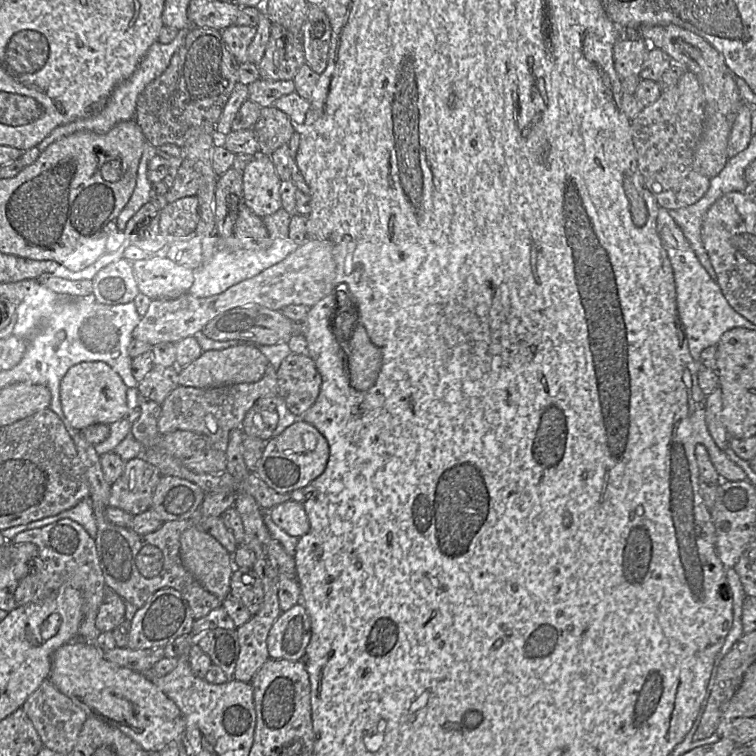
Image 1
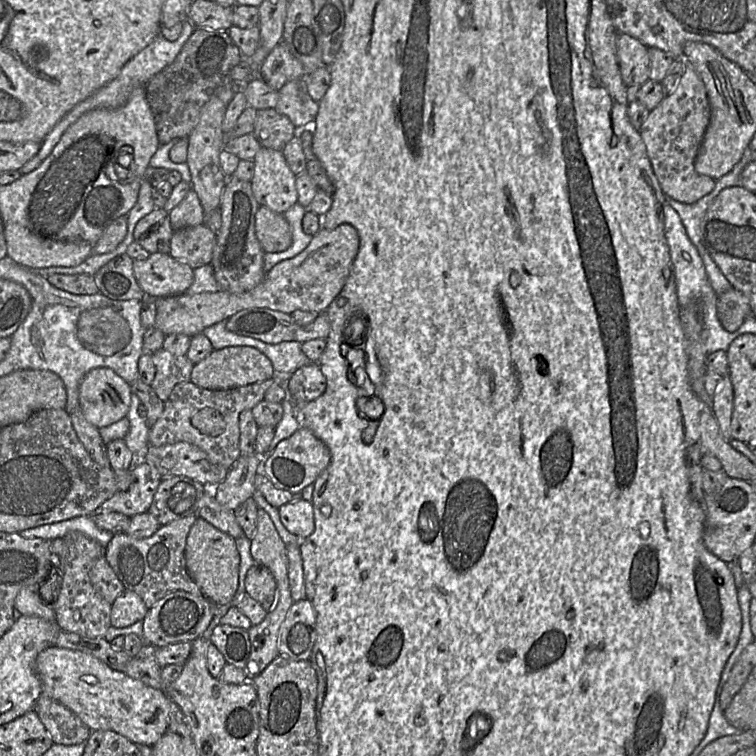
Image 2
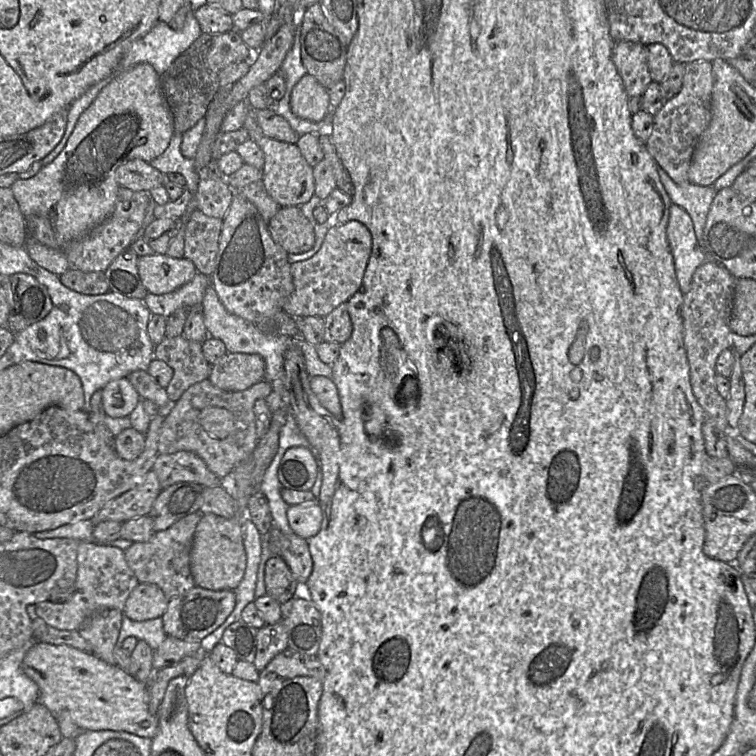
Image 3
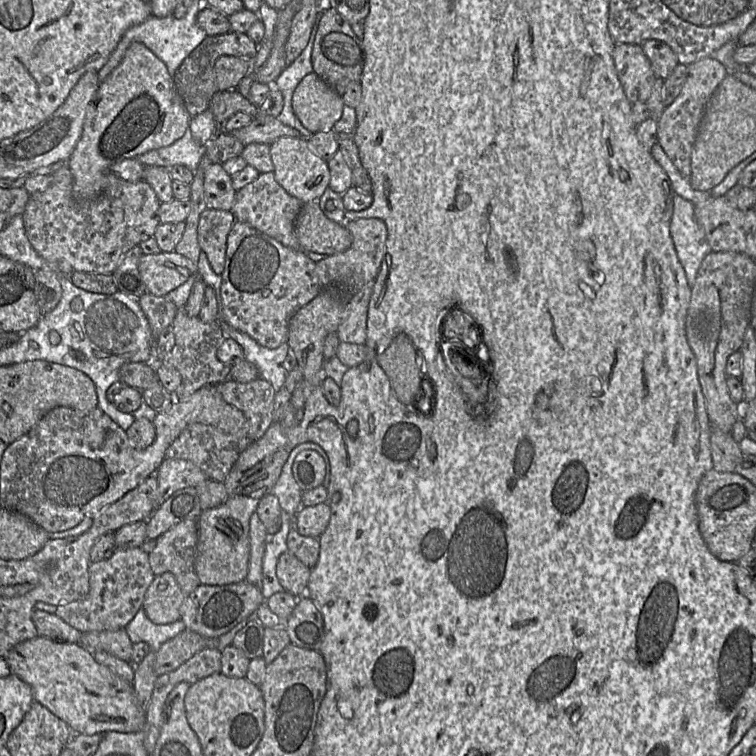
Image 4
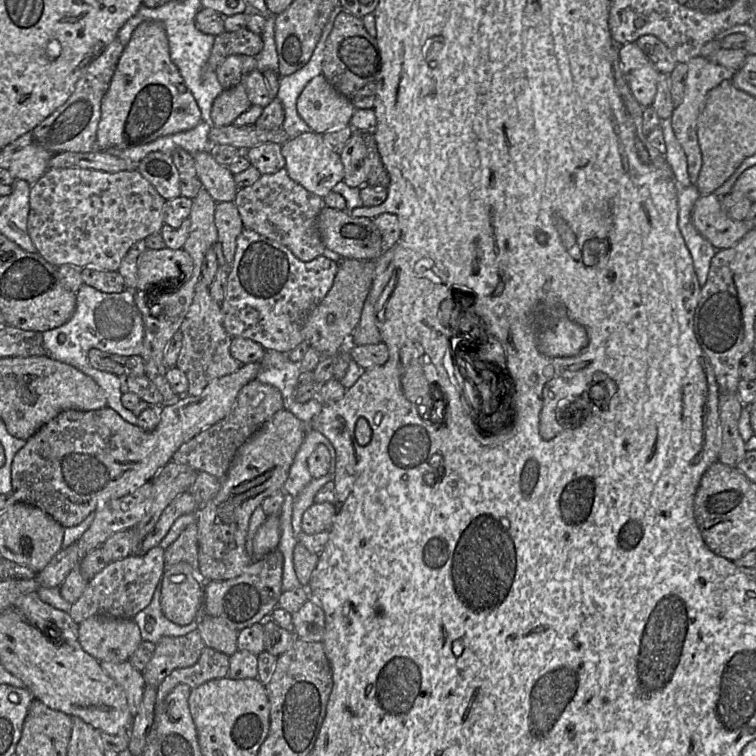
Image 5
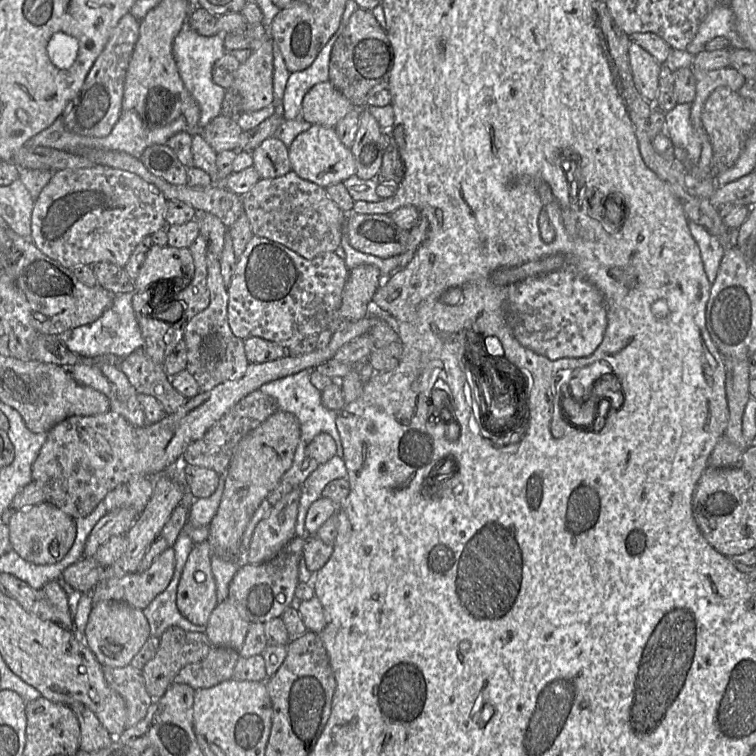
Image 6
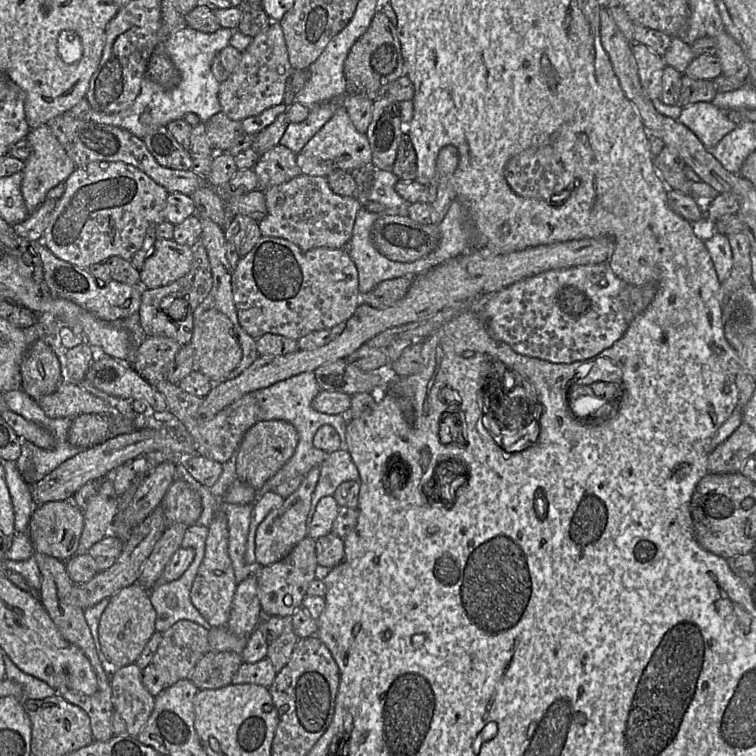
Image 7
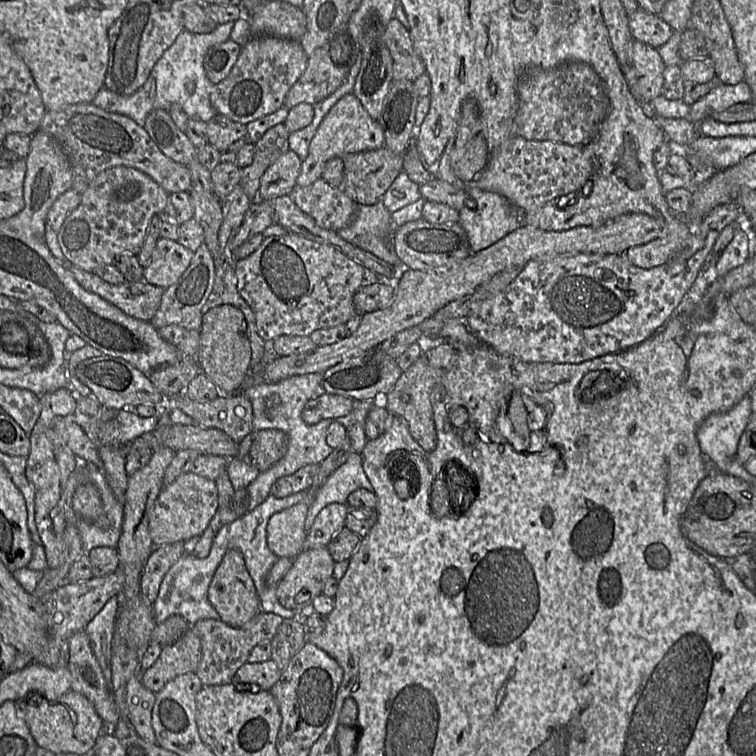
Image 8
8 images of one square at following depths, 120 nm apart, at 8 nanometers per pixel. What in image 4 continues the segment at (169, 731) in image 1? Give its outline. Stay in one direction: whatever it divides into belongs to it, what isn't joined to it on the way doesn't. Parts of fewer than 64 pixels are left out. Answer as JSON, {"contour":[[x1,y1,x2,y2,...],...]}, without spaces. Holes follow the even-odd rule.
{"contour":[[37,635,15,645,3,659,11,674,31,687,34,700,66,722,73,733,144,732,146,713,137,703,133,685,97,663,81,645]]}

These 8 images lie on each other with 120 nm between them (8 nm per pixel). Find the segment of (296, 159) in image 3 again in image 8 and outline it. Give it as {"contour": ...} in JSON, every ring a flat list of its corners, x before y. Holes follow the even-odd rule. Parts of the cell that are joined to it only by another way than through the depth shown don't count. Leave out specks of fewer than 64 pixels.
{"contour":[[351,92,340,98,326,114,312,139,307,157,301,163,298,186,308,186,322,178,327,161,351,153,376,150,384,146,384,133,377,120,370,117,359,99]]}

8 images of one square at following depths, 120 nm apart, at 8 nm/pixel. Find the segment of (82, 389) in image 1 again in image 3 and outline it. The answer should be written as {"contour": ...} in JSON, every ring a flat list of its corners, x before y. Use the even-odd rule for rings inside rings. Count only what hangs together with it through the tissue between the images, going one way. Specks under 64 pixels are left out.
{"contour":[[127,378,112,380,102,388,102,407,112,418,128,417,140,396]]}

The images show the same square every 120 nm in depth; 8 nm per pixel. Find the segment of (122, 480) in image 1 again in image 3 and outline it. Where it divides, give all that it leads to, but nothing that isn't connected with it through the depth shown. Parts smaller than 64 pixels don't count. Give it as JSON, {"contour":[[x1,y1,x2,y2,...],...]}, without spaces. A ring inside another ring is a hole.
{"contour":[[151,470,140,483,111,500,90,520,95,526,104,521,124,523,140,516,149,516,161,490,157,475]]}

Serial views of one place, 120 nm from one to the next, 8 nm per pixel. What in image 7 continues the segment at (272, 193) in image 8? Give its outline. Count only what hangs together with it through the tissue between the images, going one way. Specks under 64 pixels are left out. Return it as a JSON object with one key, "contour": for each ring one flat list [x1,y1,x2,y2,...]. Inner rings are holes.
{"contour":[[281,144,261,155,253,170,258,178,257,189,263,192,270,187,288,182,301,174,296,163,296,155,292,150]]}

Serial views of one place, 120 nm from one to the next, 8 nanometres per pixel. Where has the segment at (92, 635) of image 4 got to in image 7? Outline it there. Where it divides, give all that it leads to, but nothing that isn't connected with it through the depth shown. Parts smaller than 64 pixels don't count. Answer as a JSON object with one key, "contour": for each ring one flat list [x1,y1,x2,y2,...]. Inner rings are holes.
{"contour":[[138,583,125,587,113,595,98,626,100,657,111,669,135,663,155,631,156,612,150,600,150,591]]}

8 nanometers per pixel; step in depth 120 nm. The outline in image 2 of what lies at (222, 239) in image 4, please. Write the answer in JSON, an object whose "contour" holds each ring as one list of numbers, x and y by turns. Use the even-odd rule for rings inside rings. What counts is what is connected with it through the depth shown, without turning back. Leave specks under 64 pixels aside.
{"contour":[[205,224,186,227,173,233,169,255,192,269,212,263,216,234]]}

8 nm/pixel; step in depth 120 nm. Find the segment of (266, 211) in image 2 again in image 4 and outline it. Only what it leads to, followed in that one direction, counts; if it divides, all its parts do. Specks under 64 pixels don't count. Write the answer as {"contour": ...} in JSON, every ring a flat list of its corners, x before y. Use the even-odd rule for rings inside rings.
{"contour":[[317,200,303,203,294,232,304,252,331,255,347,250,352,244,351,233,345,224,329,219]]}

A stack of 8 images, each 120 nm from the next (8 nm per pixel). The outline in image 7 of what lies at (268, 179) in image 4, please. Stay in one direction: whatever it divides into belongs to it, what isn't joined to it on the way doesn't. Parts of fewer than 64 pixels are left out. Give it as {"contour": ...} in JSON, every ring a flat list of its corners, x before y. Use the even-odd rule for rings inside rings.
{"contour":[[299,174,283,184,264,191,266,215,258,222,262,236,284,238,302,250,318,247,346,248,352,236,355,218,363,201,335,194,322,176]]}

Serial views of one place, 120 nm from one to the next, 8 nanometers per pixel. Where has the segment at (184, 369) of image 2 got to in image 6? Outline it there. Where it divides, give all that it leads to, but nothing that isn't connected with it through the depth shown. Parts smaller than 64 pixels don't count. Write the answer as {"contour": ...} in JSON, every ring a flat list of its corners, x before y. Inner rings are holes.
{"contour":[[208,250,207,269,210,303,188,322,183,336,187,348,186,370,197,381,200,392,211,390,222,382,239,378,250,364,245,354,244,340,232,333,228,323,229,294,221,274,220,259]]}

